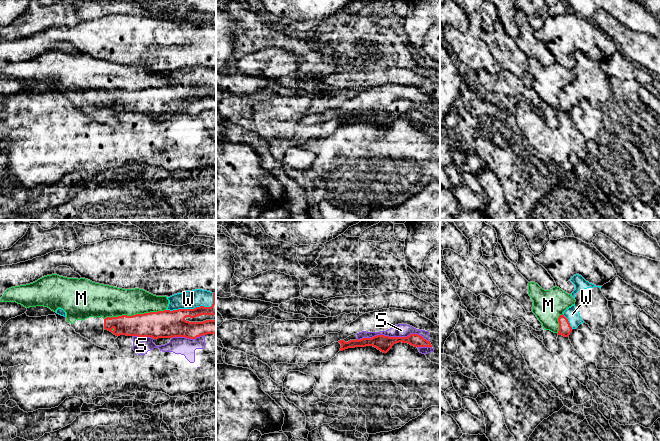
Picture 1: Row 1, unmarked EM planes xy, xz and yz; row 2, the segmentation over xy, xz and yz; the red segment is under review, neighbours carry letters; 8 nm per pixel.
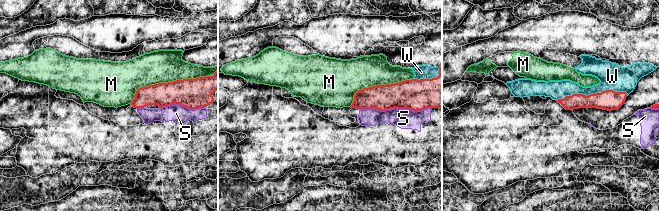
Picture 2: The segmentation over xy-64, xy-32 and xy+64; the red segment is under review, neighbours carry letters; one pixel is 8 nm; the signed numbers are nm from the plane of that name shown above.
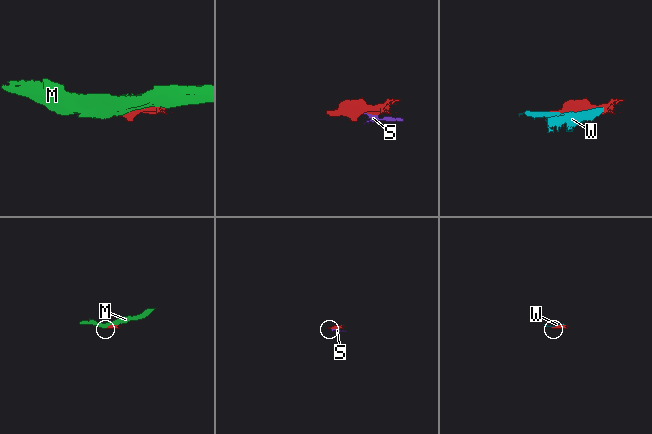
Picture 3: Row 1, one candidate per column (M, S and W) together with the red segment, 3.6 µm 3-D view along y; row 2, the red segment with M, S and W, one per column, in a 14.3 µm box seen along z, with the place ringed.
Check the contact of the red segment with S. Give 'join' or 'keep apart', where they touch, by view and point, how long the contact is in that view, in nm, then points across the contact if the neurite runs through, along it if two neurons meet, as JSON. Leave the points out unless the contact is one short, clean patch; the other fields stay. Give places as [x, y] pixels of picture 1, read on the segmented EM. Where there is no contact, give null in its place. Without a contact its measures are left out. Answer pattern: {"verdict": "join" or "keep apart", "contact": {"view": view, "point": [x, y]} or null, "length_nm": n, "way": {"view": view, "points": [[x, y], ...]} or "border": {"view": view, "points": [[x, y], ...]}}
{"verdict": "keep apart", "contact": {"view": "xz", "point": [393, 337]}, "length_nm": 600}

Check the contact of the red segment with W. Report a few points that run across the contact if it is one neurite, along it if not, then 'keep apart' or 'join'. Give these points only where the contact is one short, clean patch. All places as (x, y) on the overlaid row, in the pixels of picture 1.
join

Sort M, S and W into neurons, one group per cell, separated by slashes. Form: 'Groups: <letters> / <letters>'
Groups: M / S / W

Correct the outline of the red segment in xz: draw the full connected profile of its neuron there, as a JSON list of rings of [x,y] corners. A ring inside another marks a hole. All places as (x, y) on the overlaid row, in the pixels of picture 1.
[[[380,334],[372,338],[362,338],[360,340],[356,339],[356,340],[350,340],[348,342],[340,340],[338,342],[341,344],[340,351],[343,351],[348,348],[373,346],[378,350],[380,350],[381,352],[387,353],[394,344],[399,342],[408,343],[414,347],[432,348],[430,341],[427,341],[418,334],[410,334],[407,337],[389,337]]]

